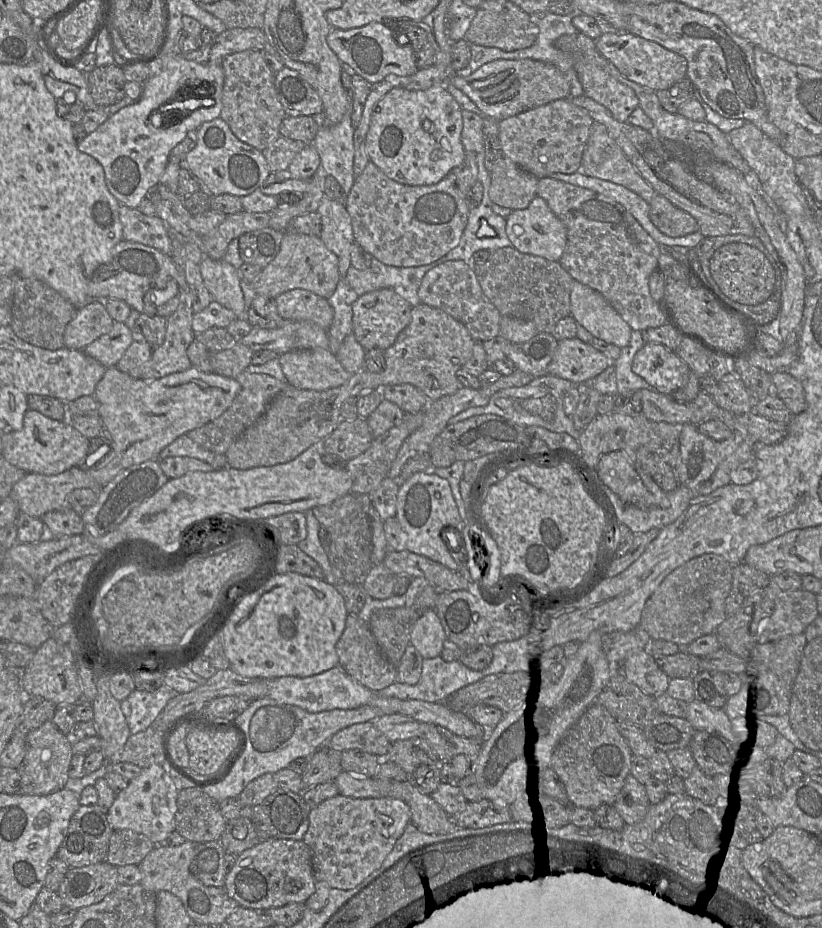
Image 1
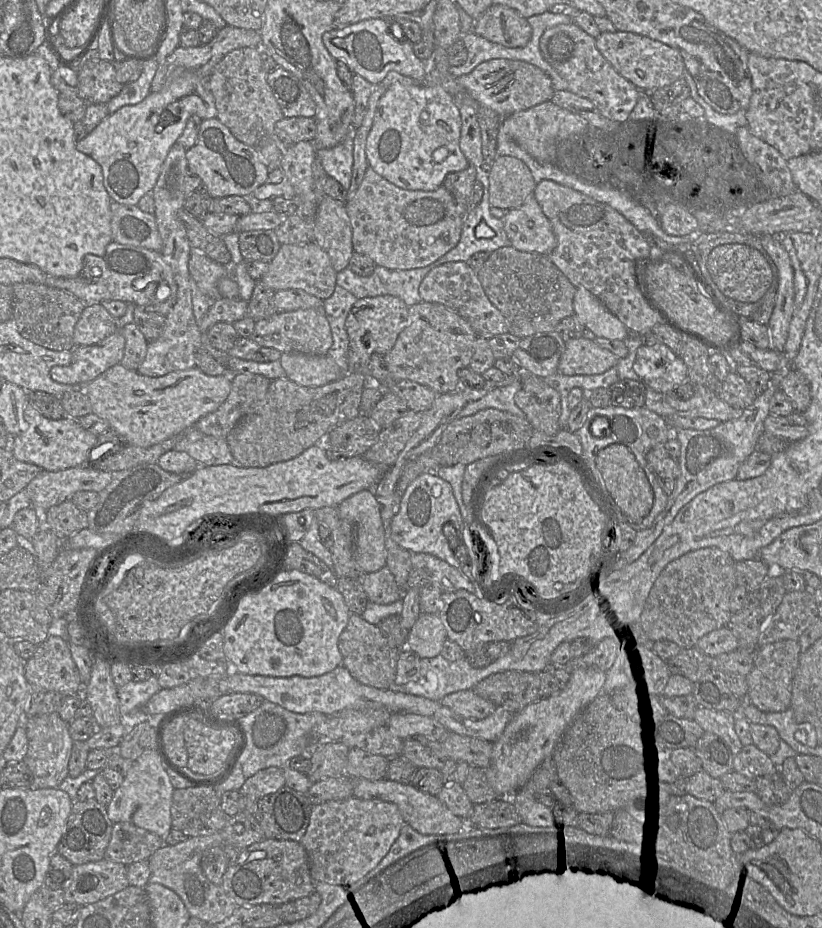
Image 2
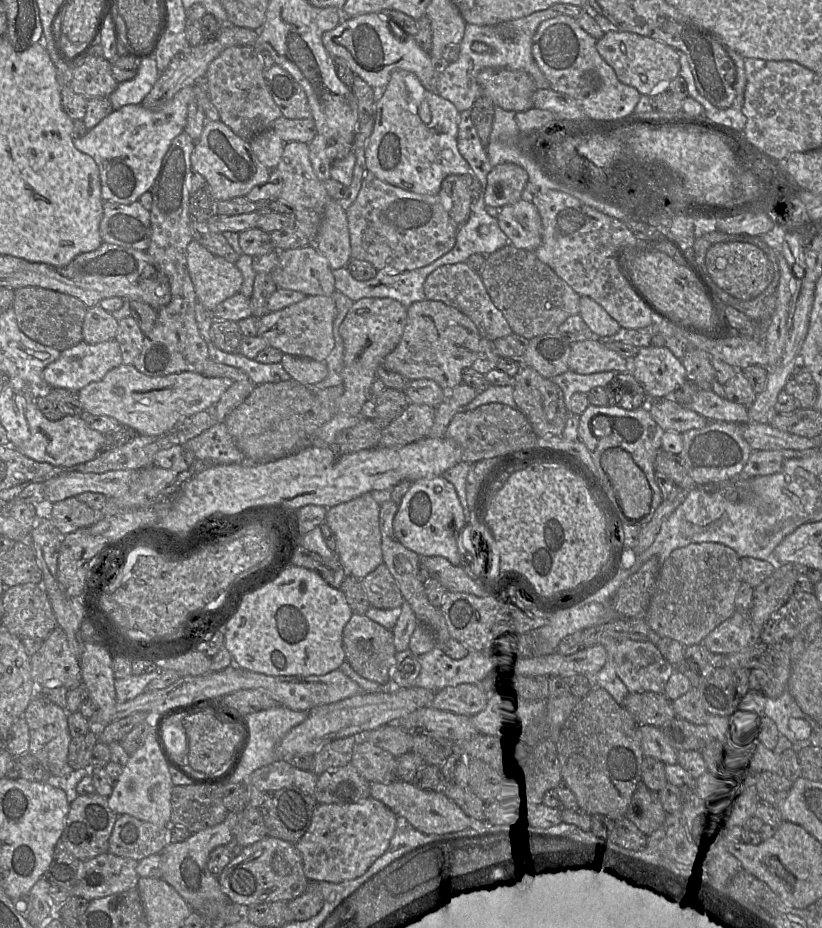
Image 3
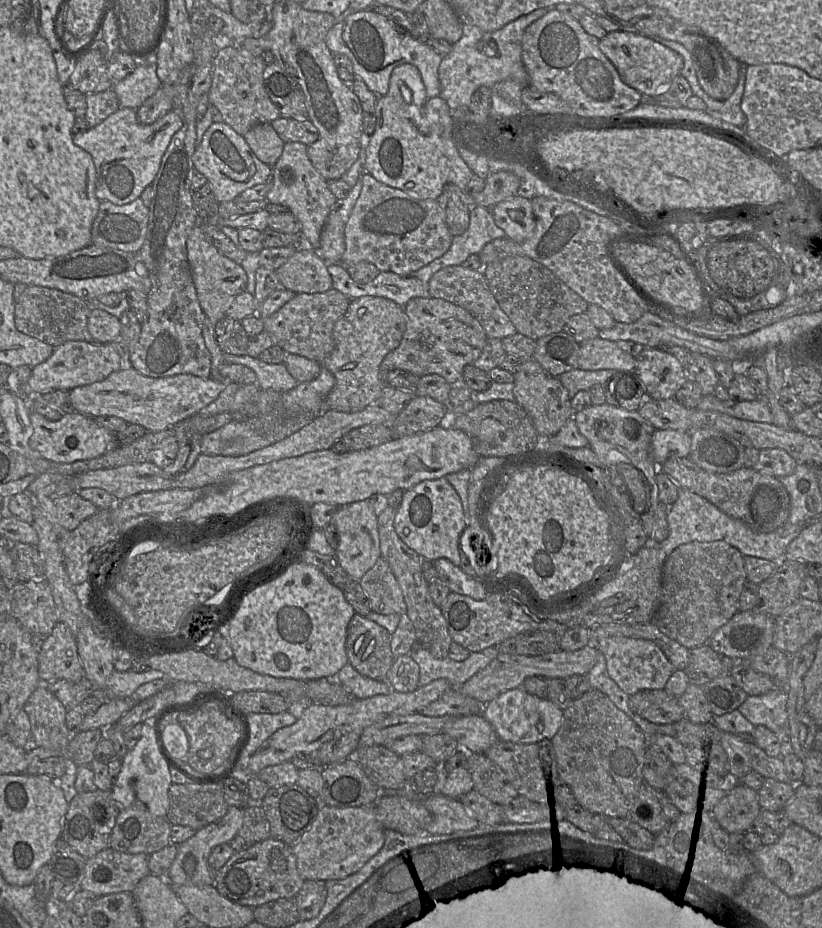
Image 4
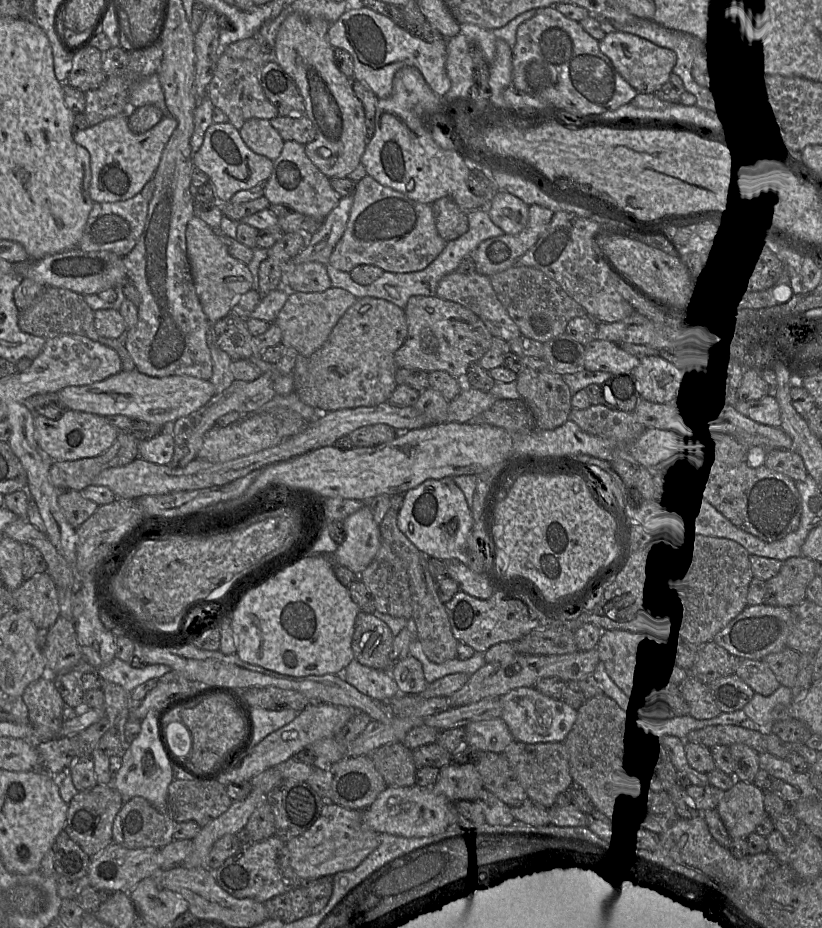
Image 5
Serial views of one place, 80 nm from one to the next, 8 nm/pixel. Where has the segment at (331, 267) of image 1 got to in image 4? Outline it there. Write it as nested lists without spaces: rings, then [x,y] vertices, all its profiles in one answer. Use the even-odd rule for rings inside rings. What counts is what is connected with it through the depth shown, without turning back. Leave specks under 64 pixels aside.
[[[298,245],[294,254],[275,270],[280,287],[298,293],[323,293],[332,288],[328,264],[318,251]]]

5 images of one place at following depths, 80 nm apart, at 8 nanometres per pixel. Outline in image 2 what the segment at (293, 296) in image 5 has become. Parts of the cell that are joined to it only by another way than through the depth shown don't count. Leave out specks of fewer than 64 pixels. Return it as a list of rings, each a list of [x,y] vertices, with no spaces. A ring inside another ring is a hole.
[[[321,308],[299,309],[290,312],[277,312],[273,316],[256,321],[251,339],[261,347],[271,347],[284,352],[325,355],[333,344],[329,322]]]

